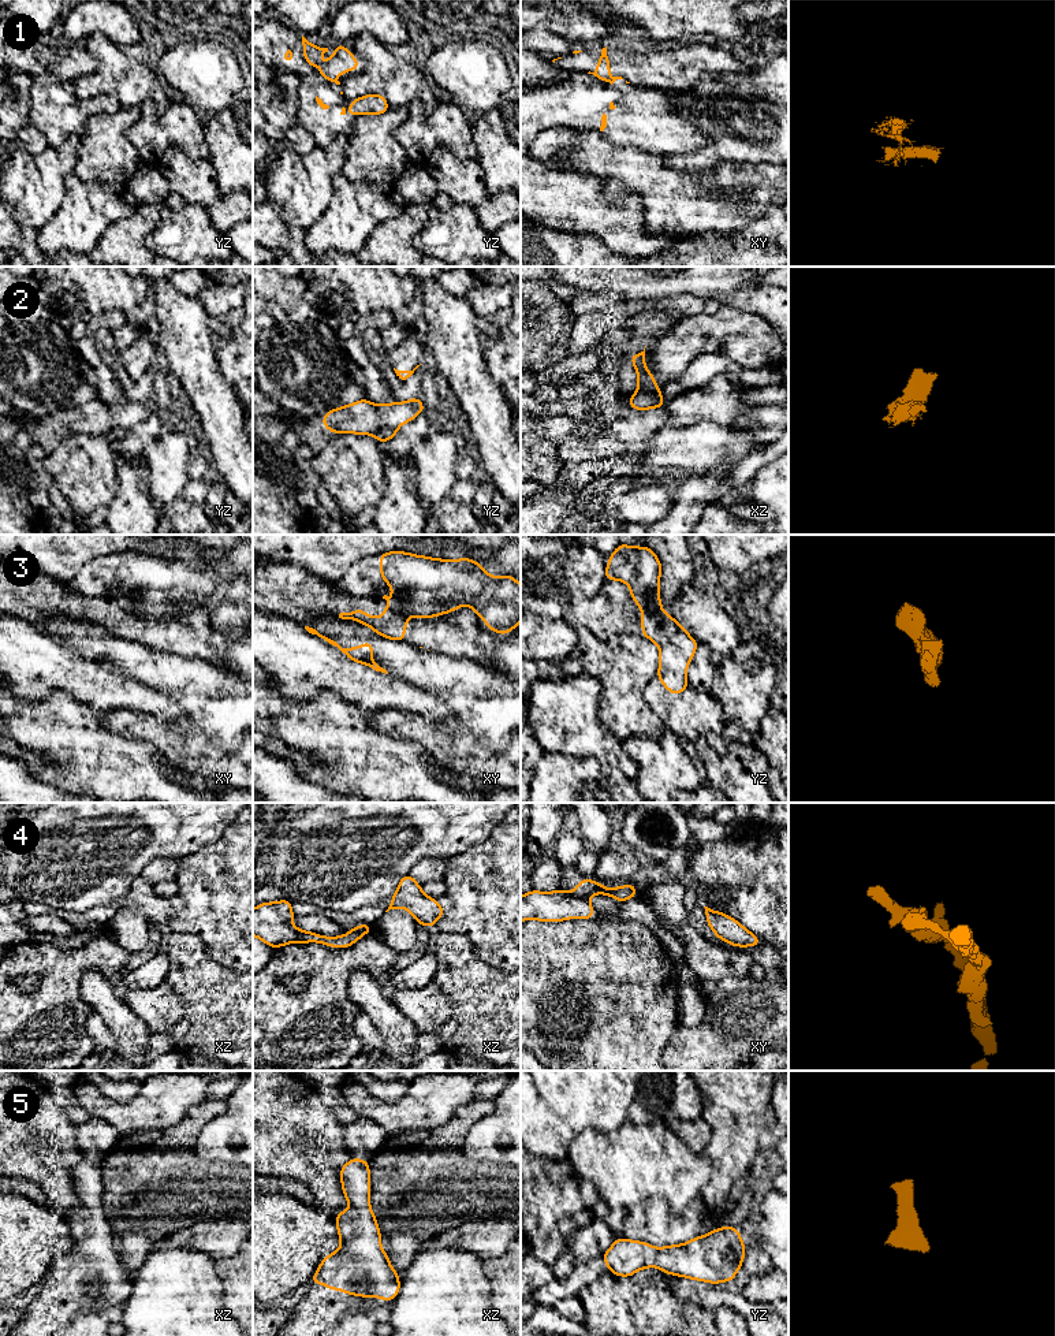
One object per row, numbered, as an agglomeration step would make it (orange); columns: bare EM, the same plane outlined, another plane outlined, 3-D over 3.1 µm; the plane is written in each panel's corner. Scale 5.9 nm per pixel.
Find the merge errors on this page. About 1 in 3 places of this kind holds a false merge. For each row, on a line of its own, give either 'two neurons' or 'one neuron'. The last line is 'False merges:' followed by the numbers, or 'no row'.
1: two neurons
2: one neuron
3: two neurons
4: two neurons
5: one neuron
False merges: 1, 3, 4

